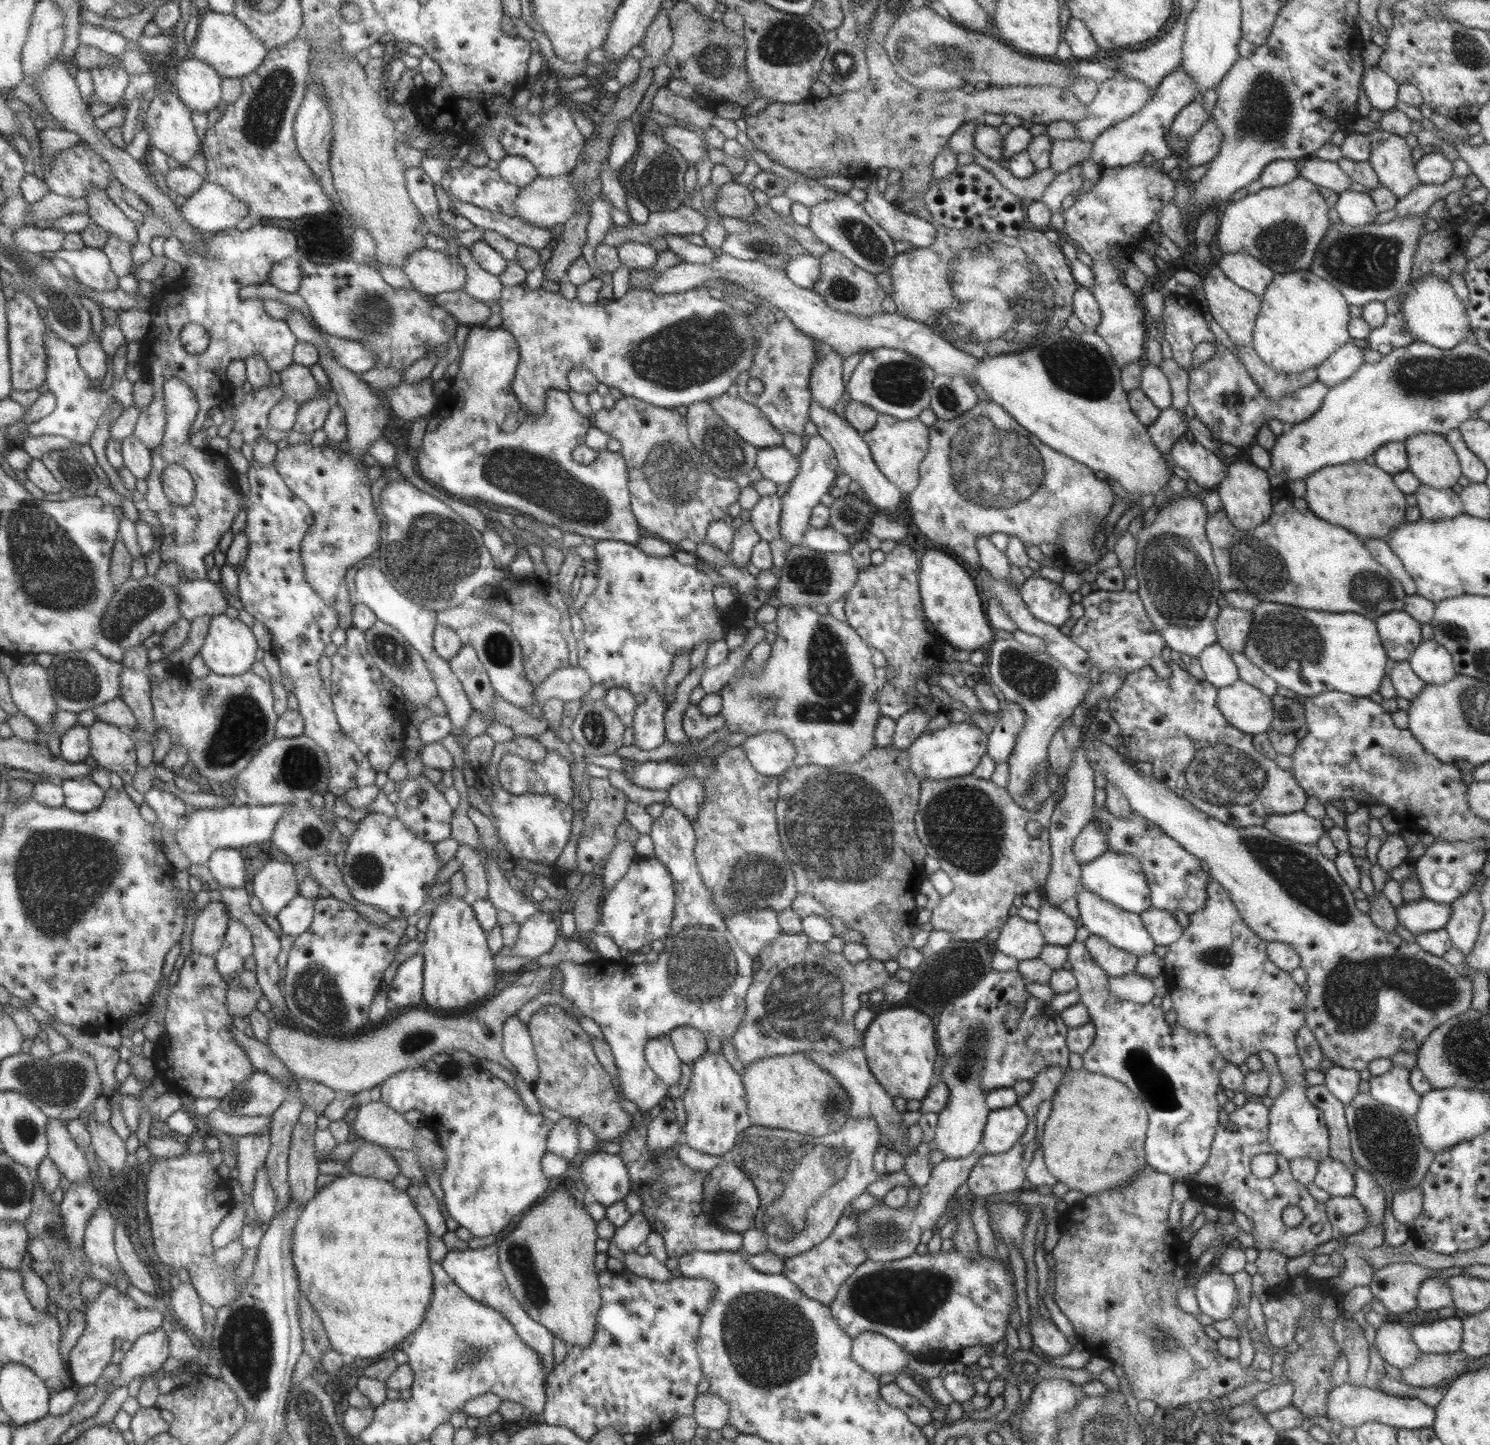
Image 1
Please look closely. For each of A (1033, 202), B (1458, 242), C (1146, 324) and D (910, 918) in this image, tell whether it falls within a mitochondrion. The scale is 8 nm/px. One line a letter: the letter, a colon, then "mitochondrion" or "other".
A: other
B: other
C: other
D: other

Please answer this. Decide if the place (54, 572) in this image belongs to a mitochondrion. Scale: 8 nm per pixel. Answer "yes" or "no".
yes

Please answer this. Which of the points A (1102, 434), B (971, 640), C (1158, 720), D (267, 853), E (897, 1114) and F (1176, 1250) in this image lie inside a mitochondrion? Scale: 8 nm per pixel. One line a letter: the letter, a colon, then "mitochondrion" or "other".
A: other
B: other
C: other
D: other
E: other
F: other

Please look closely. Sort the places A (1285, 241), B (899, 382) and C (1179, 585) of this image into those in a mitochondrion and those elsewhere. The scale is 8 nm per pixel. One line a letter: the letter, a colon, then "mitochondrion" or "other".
A: mitochondrion
B: mitochondrion
C: mitochondrion

